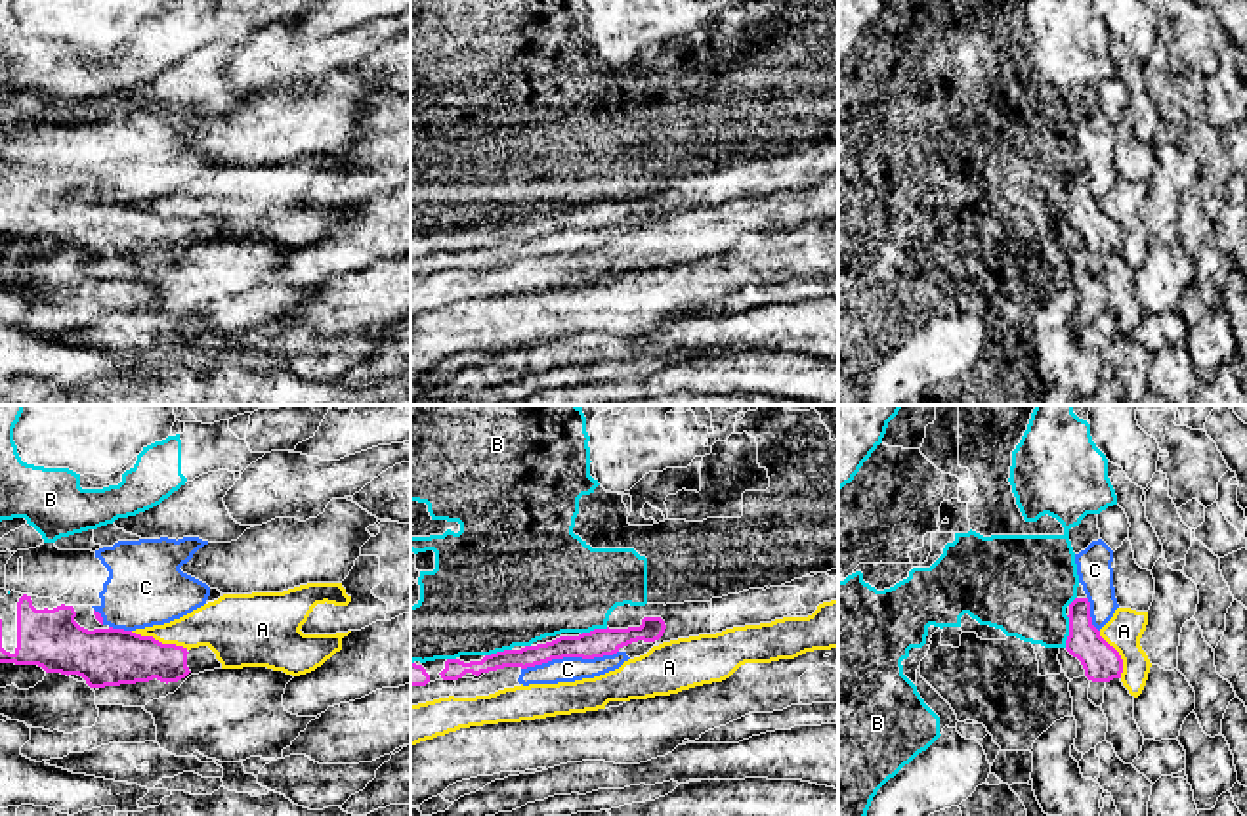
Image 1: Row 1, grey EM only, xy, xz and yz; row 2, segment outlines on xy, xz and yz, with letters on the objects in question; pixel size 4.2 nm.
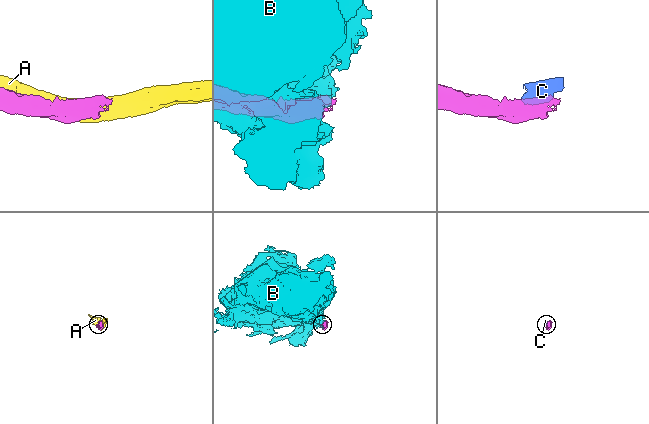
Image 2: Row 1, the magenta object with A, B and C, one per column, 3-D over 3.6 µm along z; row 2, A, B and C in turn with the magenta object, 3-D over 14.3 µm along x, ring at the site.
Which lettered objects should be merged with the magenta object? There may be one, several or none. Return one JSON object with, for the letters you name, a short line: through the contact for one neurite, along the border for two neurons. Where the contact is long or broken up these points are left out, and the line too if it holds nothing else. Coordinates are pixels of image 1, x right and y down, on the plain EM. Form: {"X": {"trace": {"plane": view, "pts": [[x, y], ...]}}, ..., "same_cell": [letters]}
{"same_cell": []}

